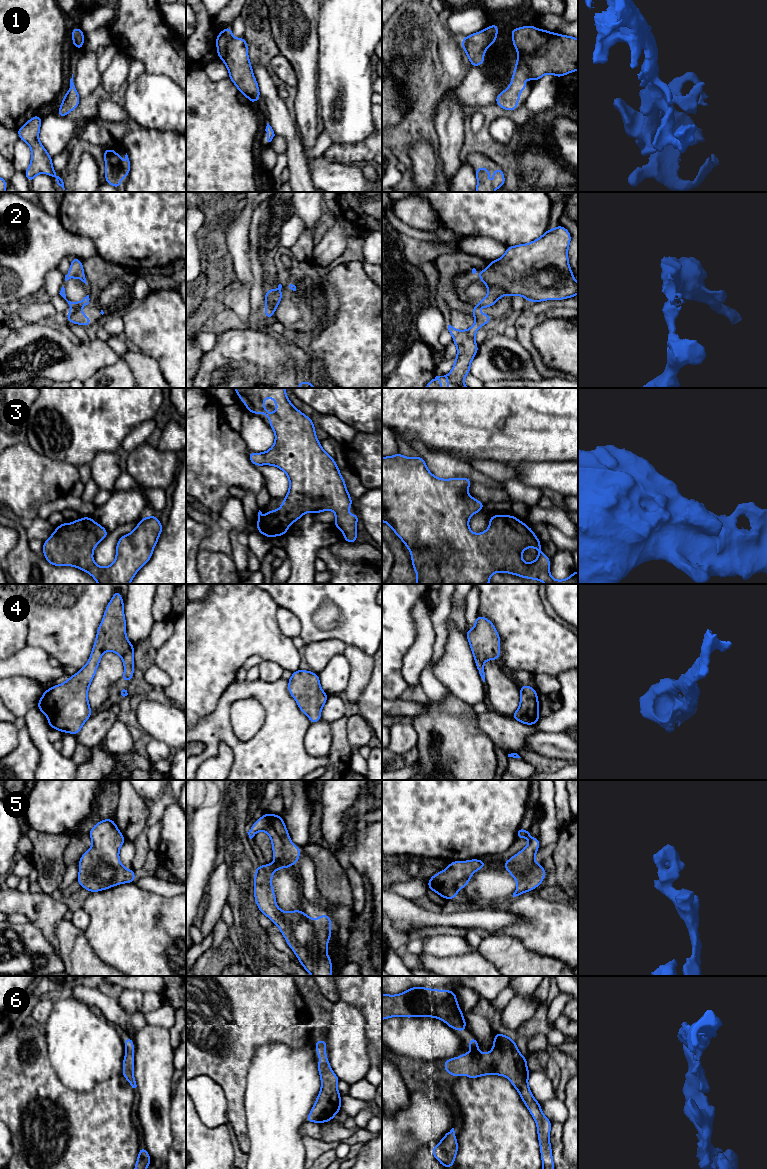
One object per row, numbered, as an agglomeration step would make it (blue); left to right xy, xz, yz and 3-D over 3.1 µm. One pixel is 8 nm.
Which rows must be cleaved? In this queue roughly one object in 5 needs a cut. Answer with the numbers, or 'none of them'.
2

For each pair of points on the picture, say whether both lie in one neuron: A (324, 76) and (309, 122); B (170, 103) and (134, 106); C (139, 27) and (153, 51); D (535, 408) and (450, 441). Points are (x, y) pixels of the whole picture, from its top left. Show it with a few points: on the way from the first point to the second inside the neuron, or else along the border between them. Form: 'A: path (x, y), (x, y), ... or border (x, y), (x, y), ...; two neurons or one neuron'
A: border (317, 72), (317, 105), (320, 118); two neurons
B: path (161, 103), (143, 103); one neuron
C: path (142, 33), (153, 45); one neuron
D: path (514, 407), (484, 407), (471, 420); one neuron

